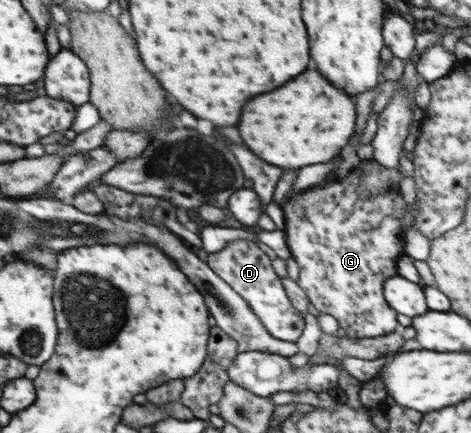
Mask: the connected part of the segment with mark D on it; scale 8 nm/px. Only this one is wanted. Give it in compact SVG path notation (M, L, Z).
M253 241L229 242L219 252L208 253L206 264L249 305L270 336L282 341L296 342L304 326L302 314L286 298L284 285L273 269L272 260L264 256L264 251L258 249Z

